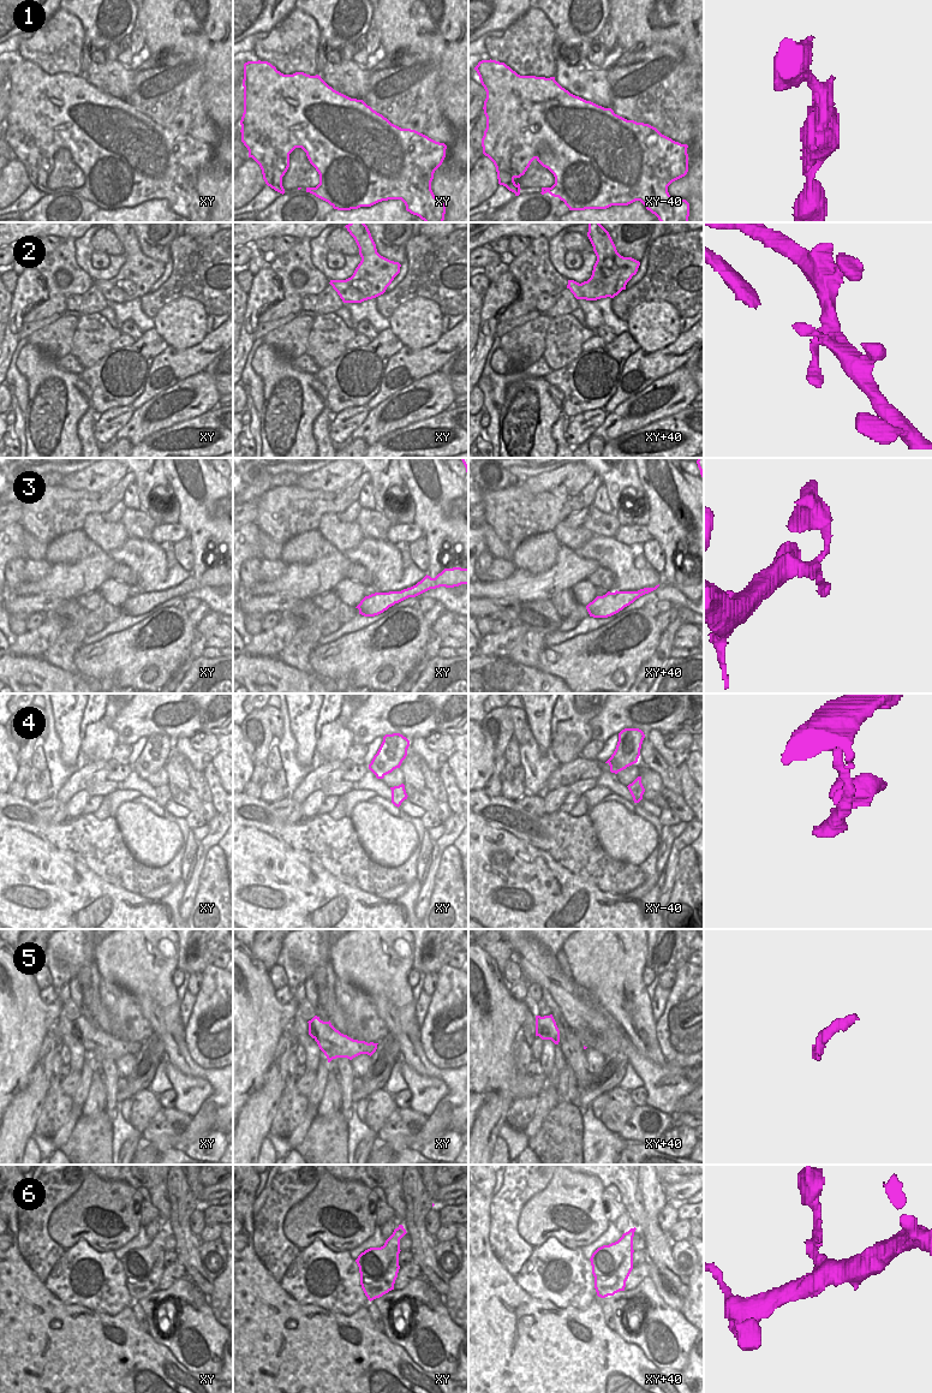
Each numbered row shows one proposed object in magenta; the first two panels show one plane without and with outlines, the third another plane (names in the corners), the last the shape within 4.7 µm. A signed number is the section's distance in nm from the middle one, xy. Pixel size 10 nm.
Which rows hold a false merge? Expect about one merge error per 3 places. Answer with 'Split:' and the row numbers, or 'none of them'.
Split: none of them

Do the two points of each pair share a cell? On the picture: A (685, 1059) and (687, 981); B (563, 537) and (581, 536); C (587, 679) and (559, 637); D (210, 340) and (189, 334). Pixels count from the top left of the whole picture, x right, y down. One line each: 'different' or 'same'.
A: same
B: same
C: different
D: different

